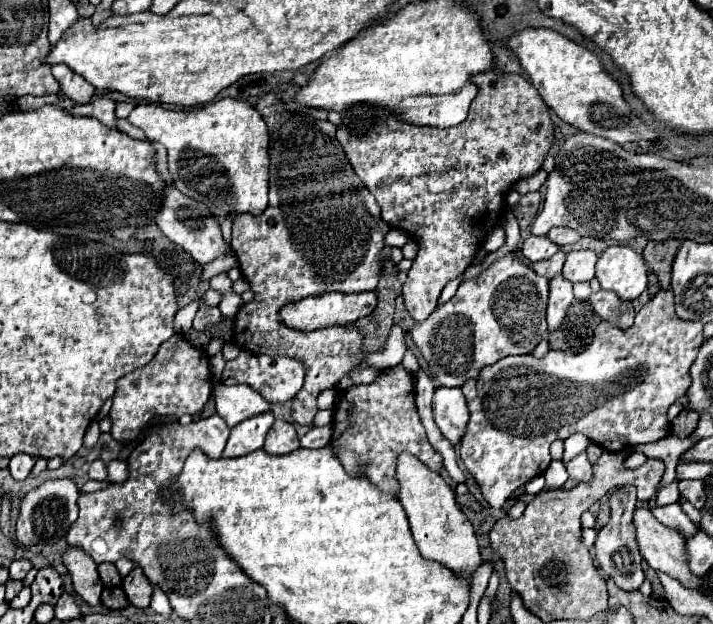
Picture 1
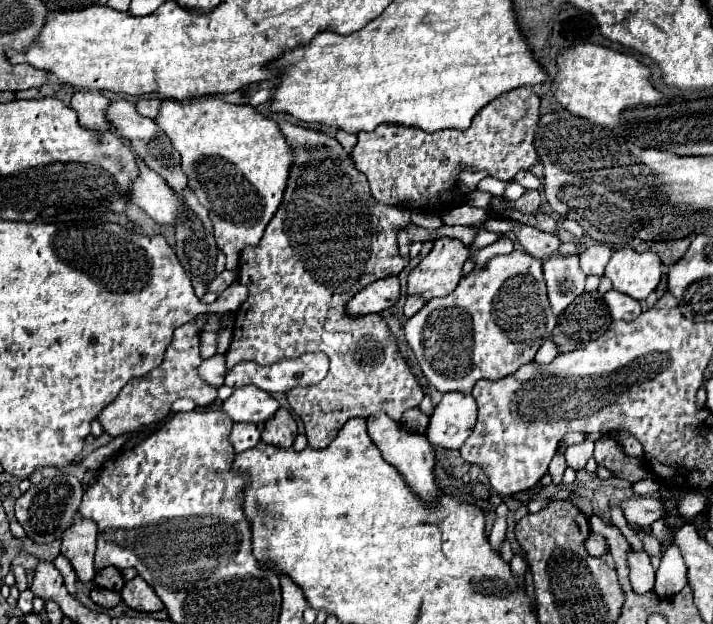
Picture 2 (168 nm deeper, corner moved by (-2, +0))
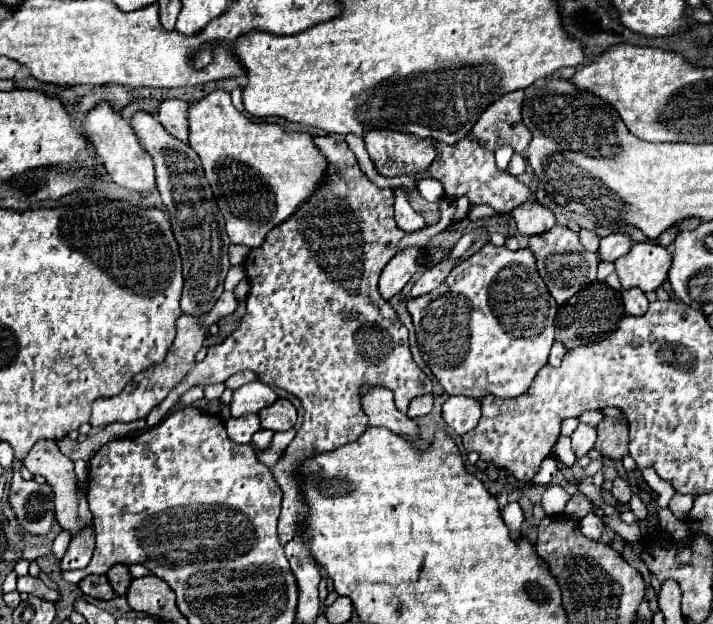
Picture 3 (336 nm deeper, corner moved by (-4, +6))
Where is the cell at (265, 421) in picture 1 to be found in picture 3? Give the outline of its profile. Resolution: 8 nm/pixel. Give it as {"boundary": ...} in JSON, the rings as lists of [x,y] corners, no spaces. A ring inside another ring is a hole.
{"boundary":[[[245,415],[245,417],[239,417],[239,419],[231,417],[225,423],[225,427],[227,427],[229,439],[235,441],[235,443],[249,443],[253,433],[261,429],[259,427],[259,415]]]}

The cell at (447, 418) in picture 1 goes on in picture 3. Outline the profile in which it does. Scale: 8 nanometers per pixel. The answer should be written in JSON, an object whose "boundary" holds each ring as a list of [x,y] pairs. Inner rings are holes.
{"boundary":[[[451,395],[443,405],[443,421],[457,435],[465,435],[475,429],[481,417],[481,403],[473,397],[455,397]]]}

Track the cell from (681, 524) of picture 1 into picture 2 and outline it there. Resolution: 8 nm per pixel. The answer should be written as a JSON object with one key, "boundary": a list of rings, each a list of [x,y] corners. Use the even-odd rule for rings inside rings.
{"boundary":[[[629,497],[623,499],[621,505],[623,515],[627,519],[629,525],[639,525],[639,527],[649,527],[653,521],[663,517],[663,505],[655,499],[647,499],[647,497]]]}

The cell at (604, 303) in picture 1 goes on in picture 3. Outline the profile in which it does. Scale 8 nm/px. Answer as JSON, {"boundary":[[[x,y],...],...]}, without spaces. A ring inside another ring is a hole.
{"boundary":[[[637,287],[621,291],[621,299],[623,299],[623,307],[625,307],[627,315],[643,315],[647,311],[649,301],[647,301],[645,293]]]}

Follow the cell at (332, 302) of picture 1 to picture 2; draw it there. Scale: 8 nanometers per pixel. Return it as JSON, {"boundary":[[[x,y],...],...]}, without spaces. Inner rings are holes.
{"boundary":[[[387,277],[371,283],[361,293],[357,293],[347,303],[349,315],[367,315],[367,313],[381,313],[387,307],[393,307],[399,299],[399,277]]]}

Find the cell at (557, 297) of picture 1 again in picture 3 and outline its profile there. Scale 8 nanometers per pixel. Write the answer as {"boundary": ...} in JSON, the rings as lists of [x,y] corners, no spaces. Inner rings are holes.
{"boundary":[[[555,225],[551,231],[543,233],[543,235],[535,235],[529,237],[529,249],[533,251],[535,259],[537,259],[537,269],[541,279],[545,281],[549,293],[553,295],[553,299],[557,303],[567,301],[569,297],[573,297],[579,289],[583,289],[587,283],[595,281],[597,275],[597,265],[599,259],[595,253],[587,253],[583,249],[583,245],[579,243],[577,233],[569,231],[567,227]]]}

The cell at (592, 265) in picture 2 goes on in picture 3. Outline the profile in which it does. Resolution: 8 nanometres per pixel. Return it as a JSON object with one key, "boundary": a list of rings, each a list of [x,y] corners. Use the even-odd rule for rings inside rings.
{"boundary":[[[611,233],[611,235],[607,235],[607,237],[601,239],[597,257],[599,257],[601,261],[615,261],[615,259],[619,259],[621,255],[629,253],[629,249],[631,249],[631,239],[627,239],[627,237],[621,235],[621,233]]]}

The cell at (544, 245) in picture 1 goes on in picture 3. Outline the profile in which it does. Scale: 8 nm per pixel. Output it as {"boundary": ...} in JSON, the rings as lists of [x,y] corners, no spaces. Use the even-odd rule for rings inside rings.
{"boundary":[[[525,203],[521,207],[517,207],[511,212],[517,229],[521,235],[537,235],[537,233],[545,233],[555,225],[555,217],[549,209],[545,209],[541,203]]]}

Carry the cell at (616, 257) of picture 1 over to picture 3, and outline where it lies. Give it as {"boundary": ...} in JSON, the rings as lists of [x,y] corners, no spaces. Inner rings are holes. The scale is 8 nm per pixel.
{"boundary":[[[635,243],[631,251],[615,261],[615,273],[623,289],[639,287],[643,293],[655,291],[671,267],[669,249],[655,243]]]}

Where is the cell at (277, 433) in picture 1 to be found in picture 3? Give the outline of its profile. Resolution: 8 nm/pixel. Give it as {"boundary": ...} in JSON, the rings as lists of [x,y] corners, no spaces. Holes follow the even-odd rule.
{"boundary":[[[277,399],[273,405],[261,409],[259,417],[261,417],[263,429],[269,429],[269,431],[277,433],[277,431],[289,431],[289,429],[293,429],[293,425],[297,421],[297,411],[291,405],[291,401]]]}

